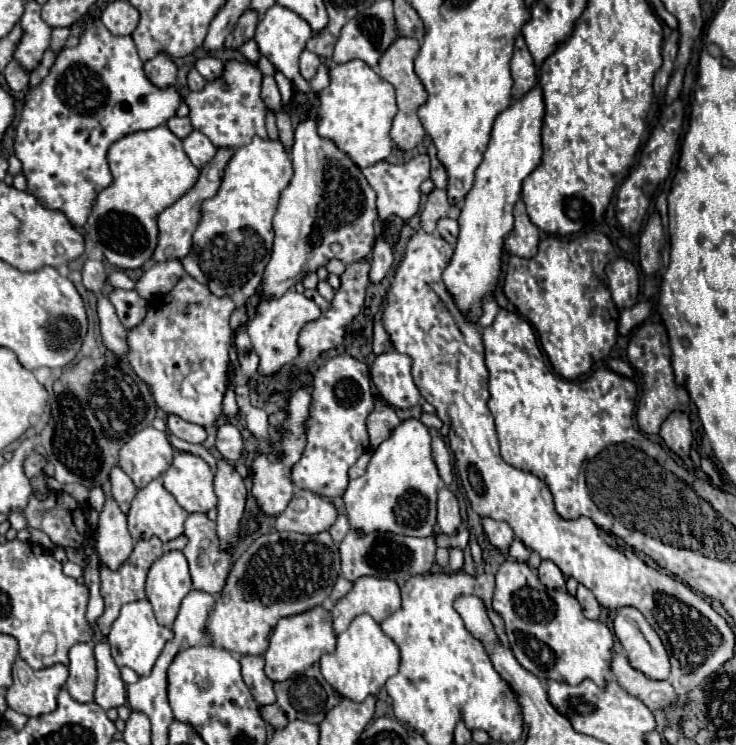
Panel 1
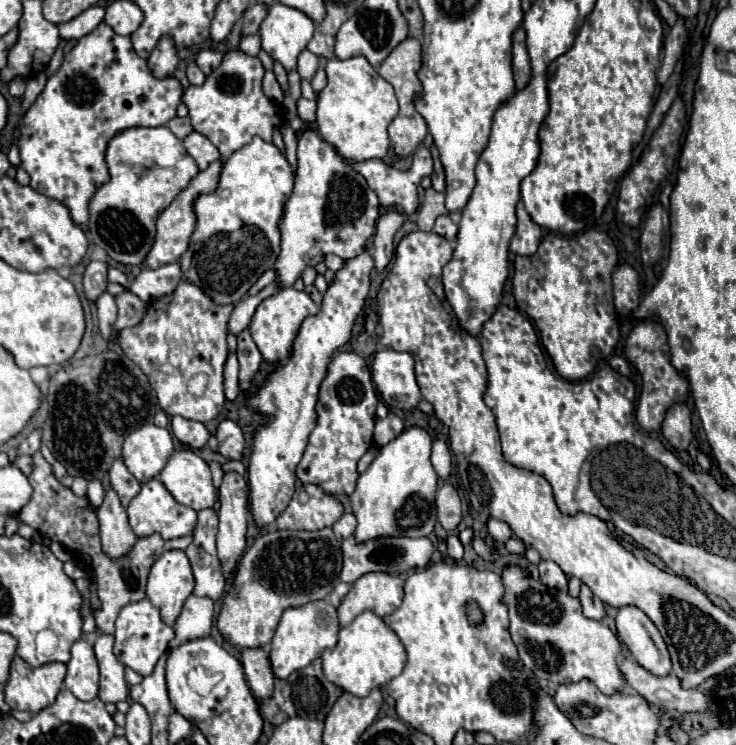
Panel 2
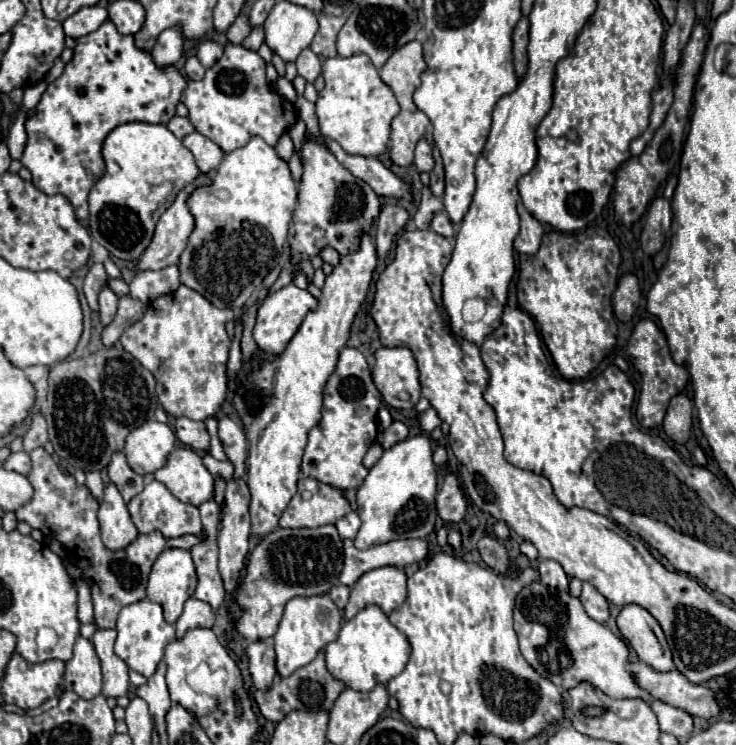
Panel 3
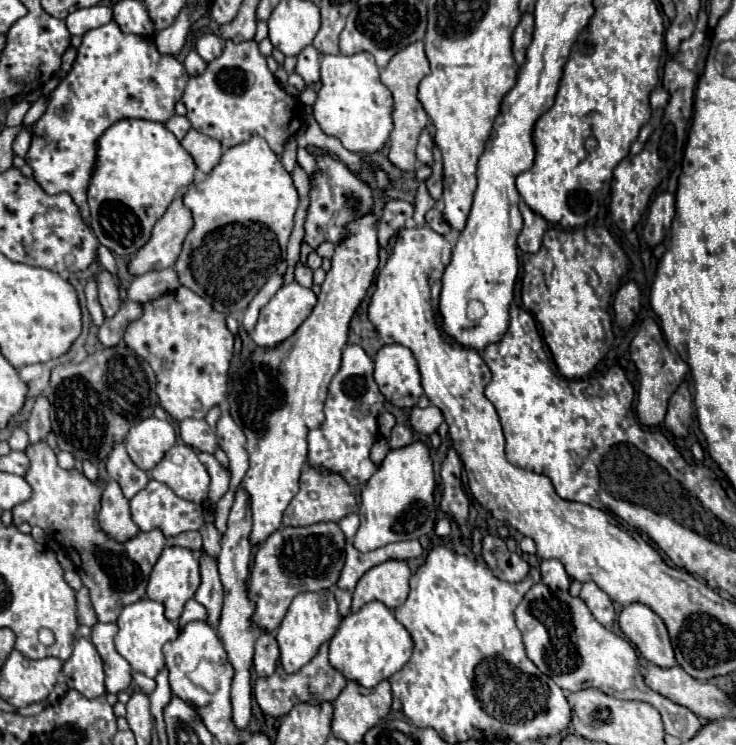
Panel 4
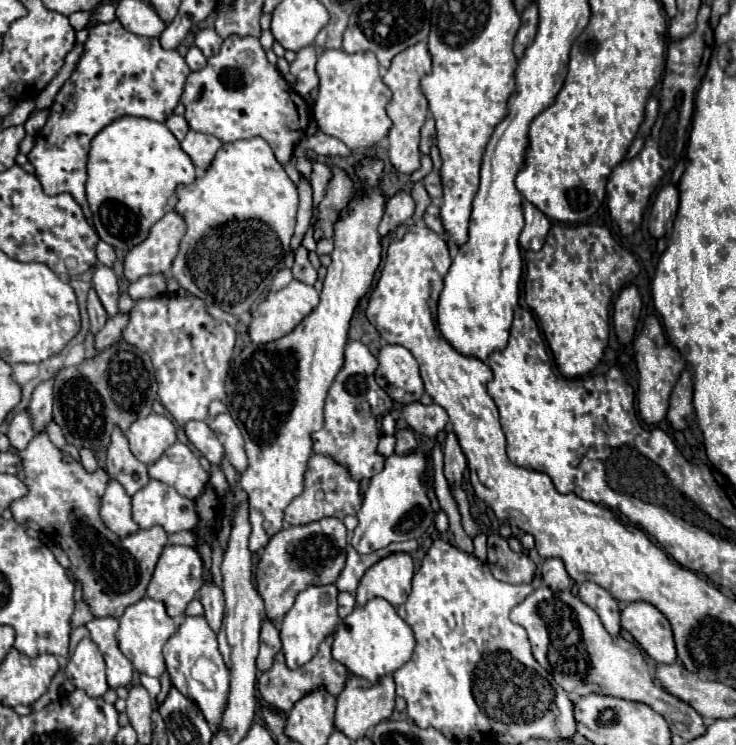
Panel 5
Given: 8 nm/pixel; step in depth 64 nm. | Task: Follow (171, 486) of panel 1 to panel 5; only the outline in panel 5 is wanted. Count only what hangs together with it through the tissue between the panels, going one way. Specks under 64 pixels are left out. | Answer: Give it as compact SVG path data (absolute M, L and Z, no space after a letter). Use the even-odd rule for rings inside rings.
M182 442L168 448L158 462L148 466L148 472L150 478L174 486L184 498L190 500L196 500L208 484L208 474L200 466L194 452Z

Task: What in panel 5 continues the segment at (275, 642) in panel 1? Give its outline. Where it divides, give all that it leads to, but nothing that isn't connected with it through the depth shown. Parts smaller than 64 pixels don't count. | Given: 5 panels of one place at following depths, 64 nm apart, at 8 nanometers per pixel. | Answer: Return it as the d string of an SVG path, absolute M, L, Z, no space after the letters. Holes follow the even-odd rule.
M334 584L328 586L308 586L304 592L296 596L294 606L288 610L288 614L280 622L280 640L282 640L282 652L286 658L286 666L296 670L304 666L316 652L320 642L332 634L338 626L338 614L336 614L336 596L338 590Z

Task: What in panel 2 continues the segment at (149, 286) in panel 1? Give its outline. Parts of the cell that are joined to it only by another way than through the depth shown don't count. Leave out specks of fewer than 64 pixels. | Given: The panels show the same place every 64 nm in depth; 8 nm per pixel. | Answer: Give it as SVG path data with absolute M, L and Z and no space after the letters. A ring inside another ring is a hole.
M178 262L164 264L156 270L144 268L138 278L132 282L130 292L134 292L144 302L150 302L154 298L160 298L164 294L172 294L176 290L176 284L182 278L182 270Z

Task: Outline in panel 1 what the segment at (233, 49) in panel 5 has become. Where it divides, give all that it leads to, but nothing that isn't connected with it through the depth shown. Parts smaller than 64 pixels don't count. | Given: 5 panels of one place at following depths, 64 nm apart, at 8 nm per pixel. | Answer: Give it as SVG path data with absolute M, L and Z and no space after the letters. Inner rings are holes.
M238 60L228 62L224 66L224 74L218 80L208 82L204 90L190 92L186 96L184 102L190 108L192 128L206 134L216 148L220 146L240 148L248 144L254 136L268 138L266 124L264 124L266 106L260 98L260 84L262 84L262 74L258 66Z

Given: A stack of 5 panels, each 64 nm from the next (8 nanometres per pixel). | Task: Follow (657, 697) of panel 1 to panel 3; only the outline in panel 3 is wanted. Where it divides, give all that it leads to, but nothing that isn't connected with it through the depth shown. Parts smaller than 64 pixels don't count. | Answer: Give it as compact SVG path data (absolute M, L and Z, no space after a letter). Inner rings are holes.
M632 662L628 664L628 670L632 672L636 684L660 702L666 702L674 708L688 712L690 716L698 716L704 720L720 714L712 690L708 690L706 686L690 684L678 670L662 674L652 670L644 662Z

